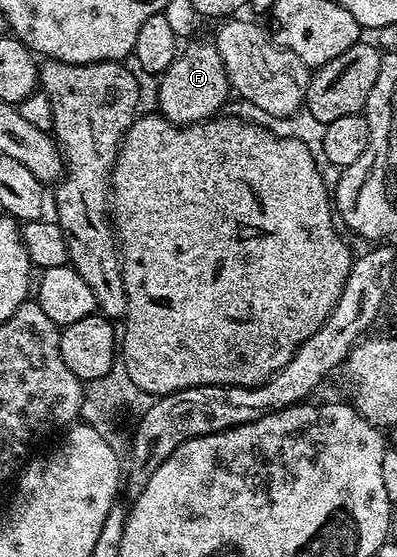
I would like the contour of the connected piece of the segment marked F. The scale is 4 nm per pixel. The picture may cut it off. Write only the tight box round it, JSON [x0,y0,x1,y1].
[156,39,232,125]

